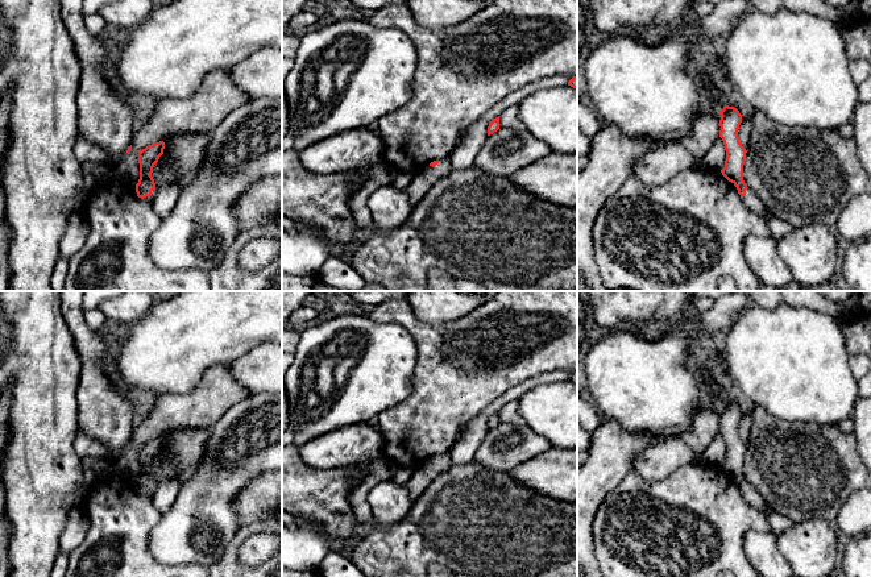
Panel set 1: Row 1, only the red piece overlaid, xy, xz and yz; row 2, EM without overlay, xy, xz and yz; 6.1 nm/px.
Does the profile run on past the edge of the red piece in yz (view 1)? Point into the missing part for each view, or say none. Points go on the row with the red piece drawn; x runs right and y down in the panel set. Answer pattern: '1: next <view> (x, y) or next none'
1: next yz (750, 199)

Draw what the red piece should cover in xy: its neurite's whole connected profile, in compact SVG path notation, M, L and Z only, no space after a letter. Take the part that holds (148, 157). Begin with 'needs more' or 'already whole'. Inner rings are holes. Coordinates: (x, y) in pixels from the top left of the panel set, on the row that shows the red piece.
needs more; M154 142L138 151L140 179L136 184L137 196L153 202L155 196L155 183L152 177L153 167L163 154L165 142Z

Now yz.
needs more; M725 105L723 109L719 111L719 115L719 137L726 150L725 167L721 170L722 175L737 187L738 194L742 196L742 202L748 209L763 219L772 217L772 213L766 209L760 199L743 180L743 165L747 150L742 146L738 137L742 115L737 108L729 105Z

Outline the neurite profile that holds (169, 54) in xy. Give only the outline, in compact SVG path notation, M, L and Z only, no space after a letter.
M177 0L157 5L140 26L130 29L115 67L126 88L158 103L167 97L190 97L208 72L229 69L265 47L282 49L282 0Z

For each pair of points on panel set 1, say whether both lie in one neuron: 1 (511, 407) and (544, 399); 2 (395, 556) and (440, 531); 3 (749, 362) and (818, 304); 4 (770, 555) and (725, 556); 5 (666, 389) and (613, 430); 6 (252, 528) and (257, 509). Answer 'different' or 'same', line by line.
1: different
2: same
3: different
4: different
5: different
6: different

